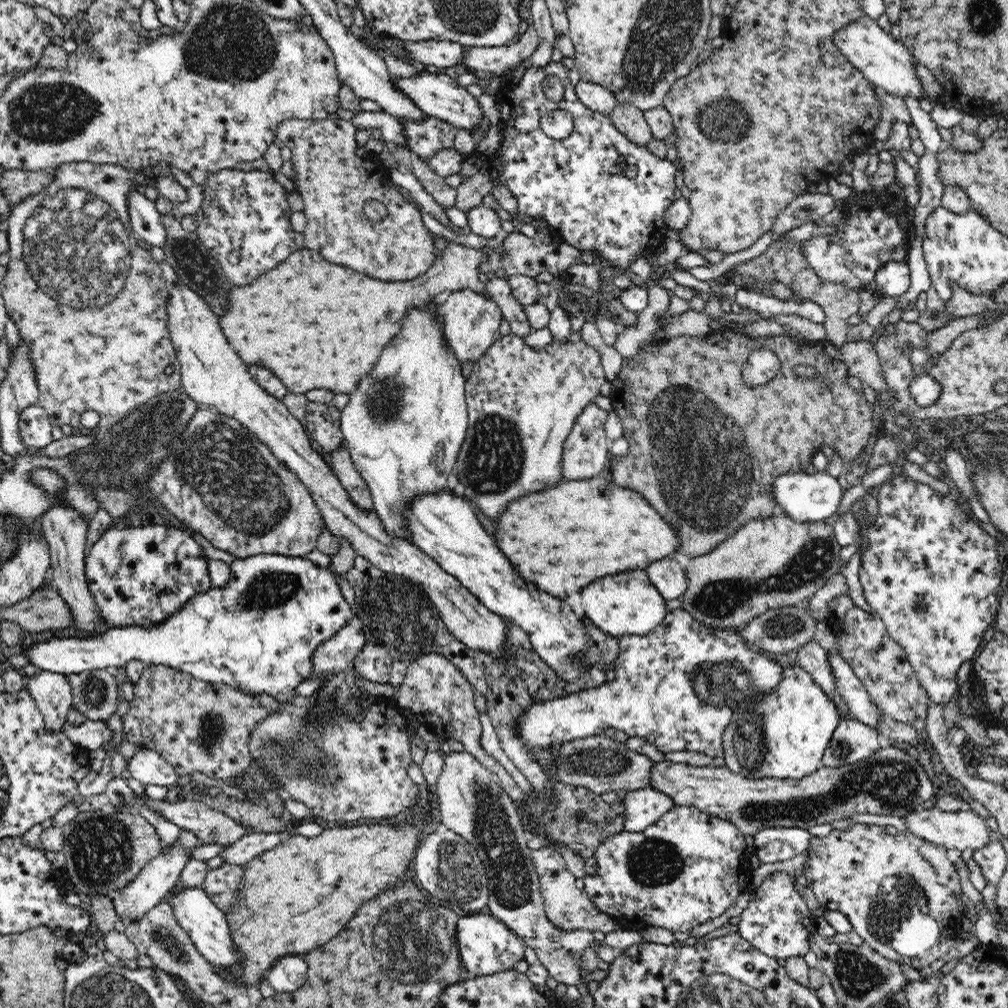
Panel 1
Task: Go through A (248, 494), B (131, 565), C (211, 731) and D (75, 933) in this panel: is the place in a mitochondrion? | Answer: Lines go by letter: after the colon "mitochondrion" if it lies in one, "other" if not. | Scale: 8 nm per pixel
A: mitochondrion
B: other
C: mitochondrion
D: other

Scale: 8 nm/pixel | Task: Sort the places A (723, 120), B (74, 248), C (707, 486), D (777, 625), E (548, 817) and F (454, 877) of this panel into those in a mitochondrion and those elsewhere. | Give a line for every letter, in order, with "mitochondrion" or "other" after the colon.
A: mitochondrion
B: mitochondrion
C: mitochondrion
D: mitochondrion
E: mitochondrion
F: mitochondrion

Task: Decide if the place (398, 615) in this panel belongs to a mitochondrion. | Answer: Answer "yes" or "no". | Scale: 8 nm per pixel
yes

